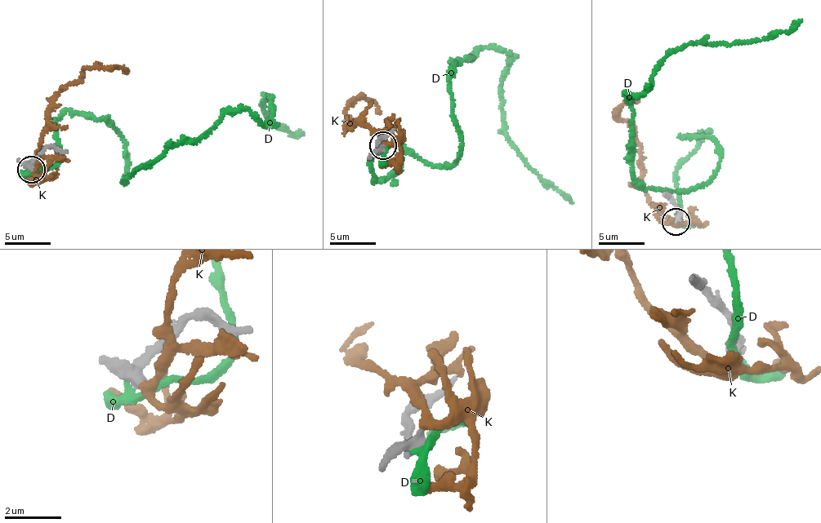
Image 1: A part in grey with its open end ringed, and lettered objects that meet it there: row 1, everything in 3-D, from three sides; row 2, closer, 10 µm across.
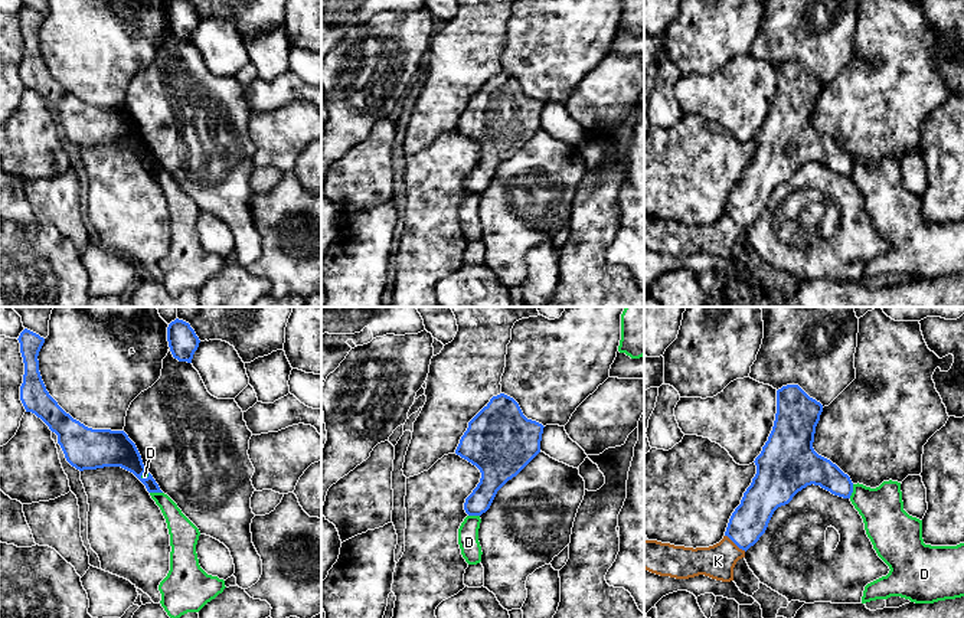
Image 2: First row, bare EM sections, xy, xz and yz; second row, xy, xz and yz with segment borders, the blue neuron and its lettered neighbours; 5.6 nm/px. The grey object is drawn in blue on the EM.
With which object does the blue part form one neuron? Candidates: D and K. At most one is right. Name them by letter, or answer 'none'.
K

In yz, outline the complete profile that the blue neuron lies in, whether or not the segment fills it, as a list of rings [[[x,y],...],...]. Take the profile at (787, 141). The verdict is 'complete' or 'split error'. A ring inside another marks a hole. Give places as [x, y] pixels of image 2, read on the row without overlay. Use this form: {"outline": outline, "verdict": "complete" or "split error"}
{"outline": [[[787,62],[777,68],[777,91],[768,118],[755,135],[757,151],[744,170],[741,182],[732,190],[723,216],[709,225],[684,225],[657,218],[644,218],[644,246],[676,256],[689,256],[699,252],[716,258],[733,258],[736,239],[765,210],[774,189],[788,182],[793,174],[807,163],[820,163],[834,173],[850,176],[853,160],[830,137],[818,133],[814,125],[816,104],[820,98],[823,82],[810,75],[798,62]]], "verdict": "split error"}

